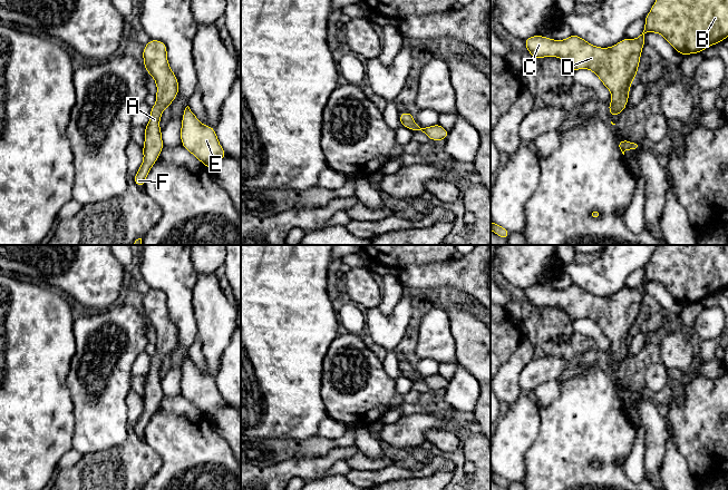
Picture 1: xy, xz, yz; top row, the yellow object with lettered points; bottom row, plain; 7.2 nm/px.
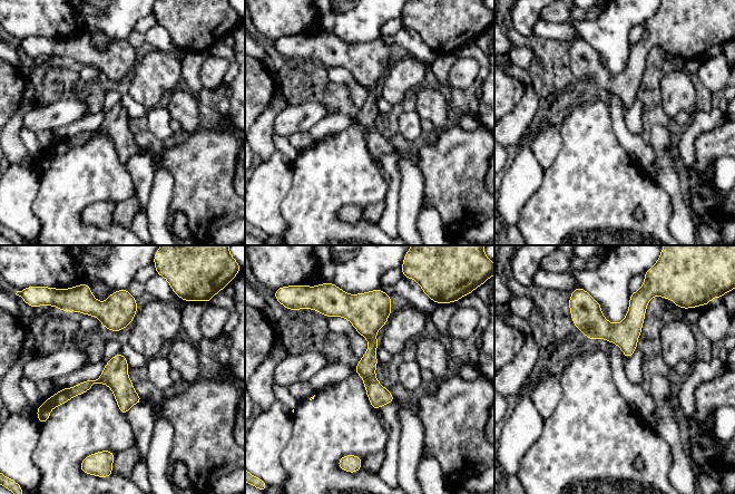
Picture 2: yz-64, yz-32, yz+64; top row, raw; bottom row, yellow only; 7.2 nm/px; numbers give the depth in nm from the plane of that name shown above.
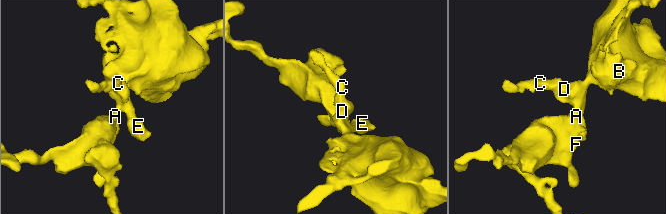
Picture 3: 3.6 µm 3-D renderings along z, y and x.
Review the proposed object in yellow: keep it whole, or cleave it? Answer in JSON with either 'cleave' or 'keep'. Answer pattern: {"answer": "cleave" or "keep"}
{"answer": "keep"}

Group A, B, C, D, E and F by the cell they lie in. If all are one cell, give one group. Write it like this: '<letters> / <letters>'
A B C D E F

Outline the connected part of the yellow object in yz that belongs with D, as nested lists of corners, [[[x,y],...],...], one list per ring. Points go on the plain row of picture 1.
[[[659,245],[644,271],[644,280],[637,288],[624,287],[610,297],[592,295],[574,283],[565,290],[552,290],[535,284],[524,288],[524,292],[528,302],[536,308],[560,306],[571,321],[592,320],[612,344],[612,351],[608,355],[612,368],[625,360],[630,335],[637,325],[641,301],[646,294],[644,284],[662,284],[682,305],[703,302],[706,296],[719,293],[728,286],[728,245]]]

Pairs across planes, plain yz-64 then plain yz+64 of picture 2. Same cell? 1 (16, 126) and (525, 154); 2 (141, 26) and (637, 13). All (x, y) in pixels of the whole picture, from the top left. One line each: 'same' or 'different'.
1: different
2: different

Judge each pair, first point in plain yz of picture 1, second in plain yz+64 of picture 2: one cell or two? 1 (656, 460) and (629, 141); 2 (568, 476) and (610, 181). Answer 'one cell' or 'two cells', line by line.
1: one cell
2: one cell

